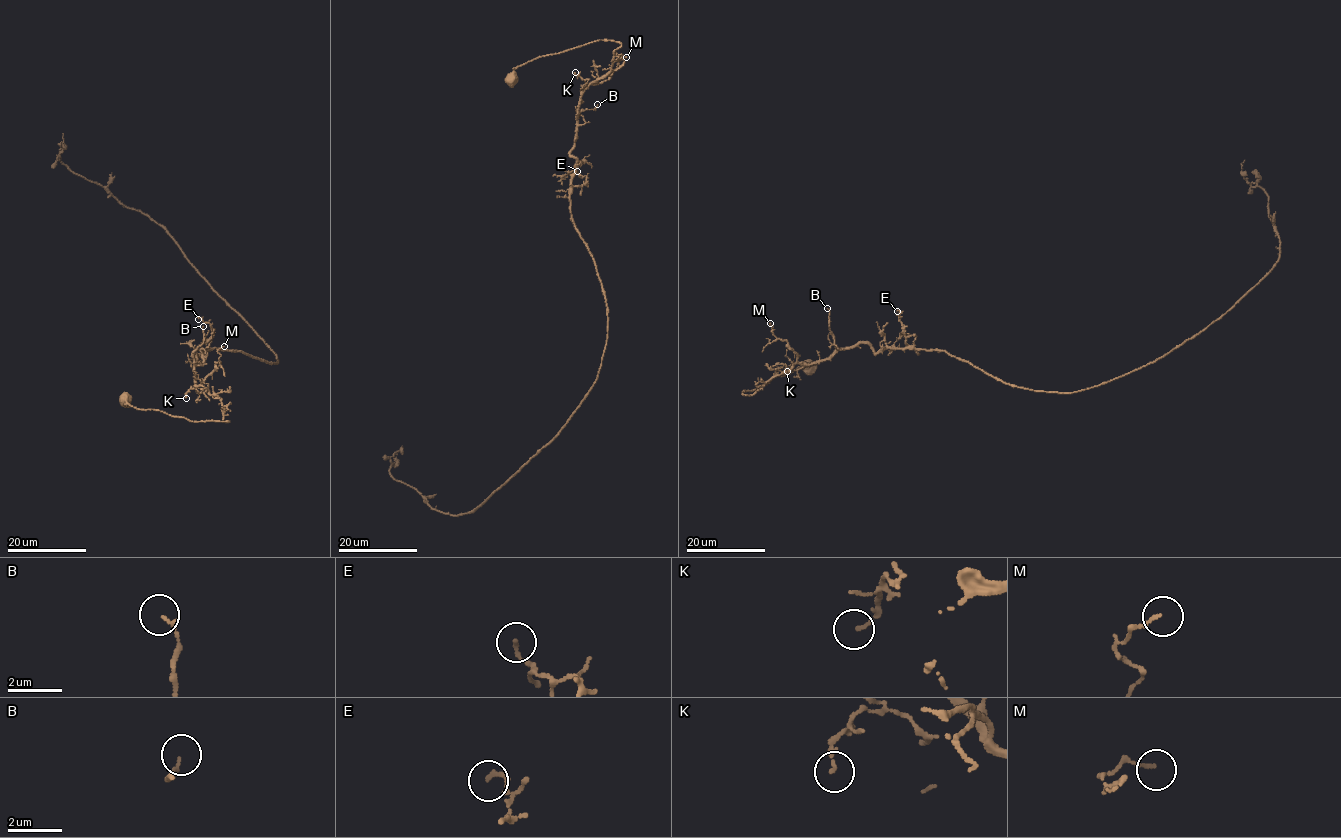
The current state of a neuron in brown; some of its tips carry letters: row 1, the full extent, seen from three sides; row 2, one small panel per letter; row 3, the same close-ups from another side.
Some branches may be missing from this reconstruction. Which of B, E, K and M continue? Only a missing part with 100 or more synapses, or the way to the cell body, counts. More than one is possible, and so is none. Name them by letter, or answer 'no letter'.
no letter

